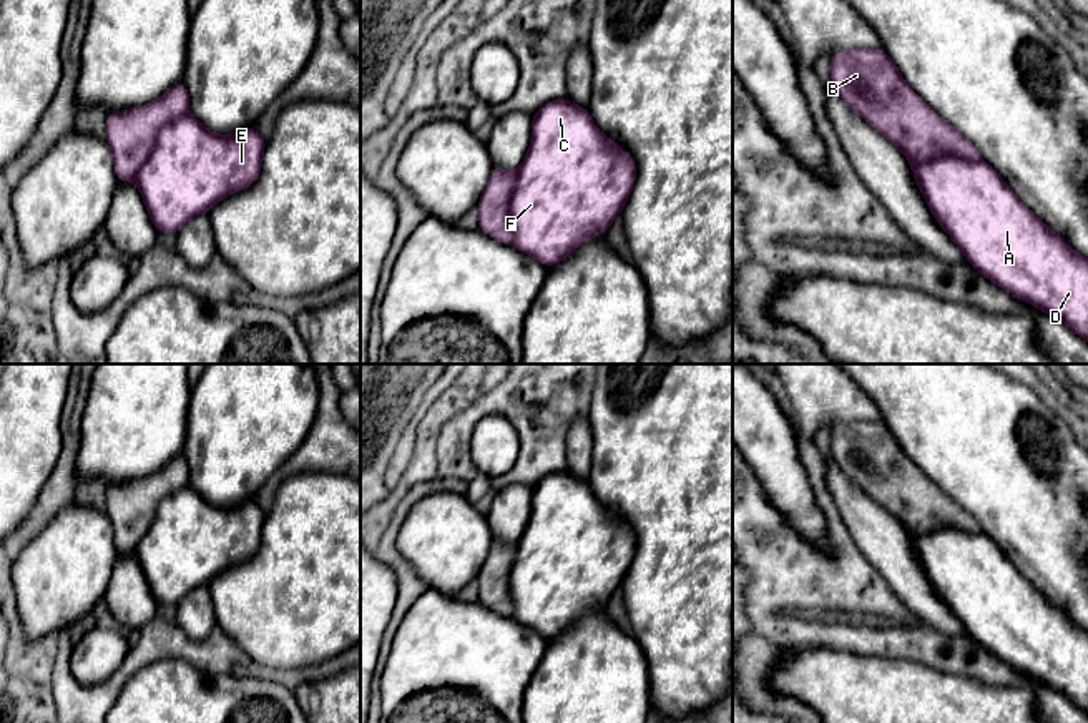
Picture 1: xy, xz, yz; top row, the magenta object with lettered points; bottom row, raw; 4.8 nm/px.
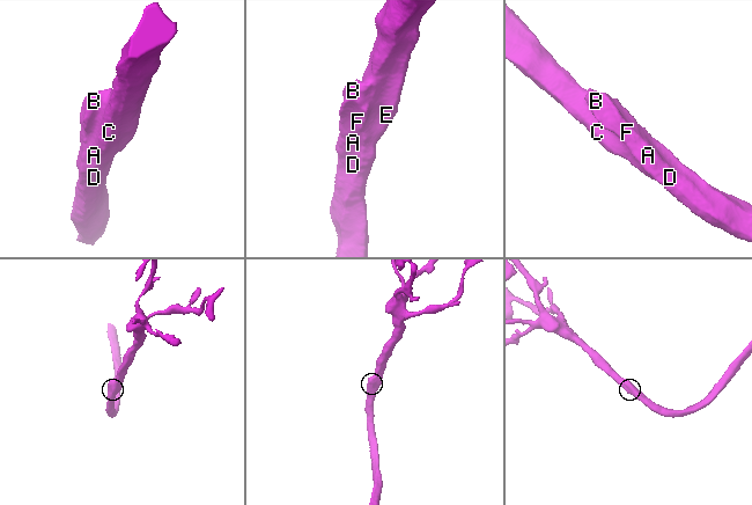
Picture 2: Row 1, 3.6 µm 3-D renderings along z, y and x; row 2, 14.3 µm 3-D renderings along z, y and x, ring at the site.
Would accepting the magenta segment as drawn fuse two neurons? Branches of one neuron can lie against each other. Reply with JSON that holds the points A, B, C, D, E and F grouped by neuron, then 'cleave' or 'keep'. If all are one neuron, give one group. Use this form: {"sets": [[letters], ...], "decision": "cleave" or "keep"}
{"sets": [["A", "C", "D", "E", "F"], ["B"]], "decision": "cleave"}

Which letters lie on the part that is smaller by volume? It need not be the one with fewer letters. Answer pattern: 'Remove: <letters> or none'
Remove: B

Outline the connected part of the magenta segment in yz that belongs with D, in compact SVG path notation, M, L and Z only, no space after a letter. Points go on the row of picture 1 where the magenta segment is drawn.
M939 156L910 165L935 221L970 266L1088 341L1088 259L1038 219L985 161Z

